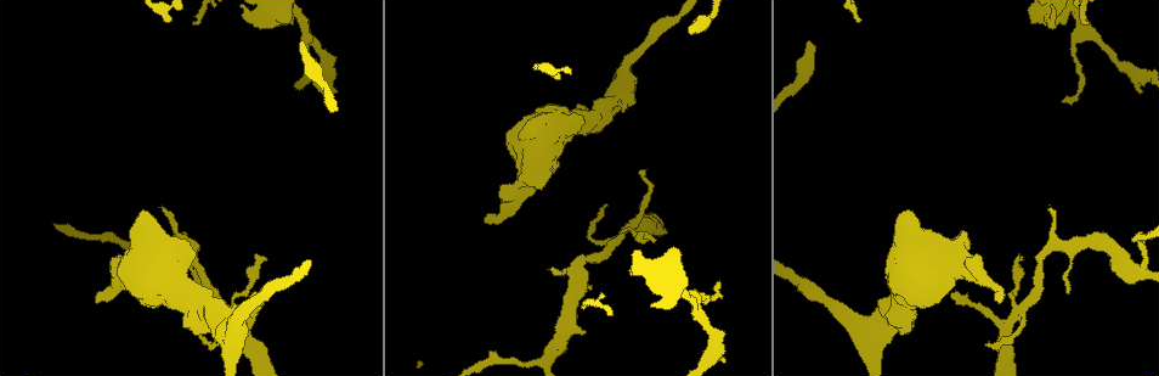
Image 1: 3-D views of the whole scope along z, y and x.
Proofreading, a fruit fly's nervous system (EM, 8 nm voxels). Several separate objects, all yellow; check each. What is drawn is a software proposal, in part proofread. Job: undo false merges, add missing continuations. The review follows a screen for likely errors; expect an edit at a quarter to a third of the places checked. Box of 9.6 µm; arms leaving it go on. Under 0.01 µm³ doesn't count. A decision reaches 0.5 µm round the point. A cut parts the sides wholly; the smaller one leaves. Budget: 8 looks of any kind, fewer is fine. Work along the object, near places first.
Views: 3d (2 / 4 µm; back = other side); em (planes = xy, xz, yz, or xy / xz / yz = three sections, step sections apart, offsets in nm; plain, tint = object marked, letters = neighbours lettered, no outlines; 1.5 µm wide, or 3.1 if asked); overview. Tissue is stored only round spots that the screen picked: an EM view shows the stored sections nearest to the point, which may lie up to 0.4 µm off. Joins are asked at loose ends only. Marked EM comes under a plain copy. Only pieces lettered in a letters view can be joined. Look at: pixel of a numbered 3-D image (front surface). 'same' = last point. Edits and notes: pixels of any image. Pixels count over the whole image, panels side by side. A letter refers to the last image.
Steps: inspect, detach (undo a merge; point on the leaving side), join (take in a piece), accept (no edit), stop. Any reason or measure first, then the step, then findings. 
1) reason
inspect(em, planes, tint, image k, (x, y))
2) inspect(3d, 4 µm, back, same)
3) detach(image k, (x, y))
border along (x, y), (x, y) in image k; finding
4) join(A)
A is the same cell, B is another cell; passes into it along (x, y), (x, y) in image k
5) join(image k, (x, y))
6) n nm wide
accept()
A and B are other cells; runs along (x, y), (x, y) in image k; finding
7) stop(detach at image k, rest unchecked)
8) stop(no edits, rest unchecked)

branch stops here
inspect(em, planes, letters, image 1, (1140, 92))

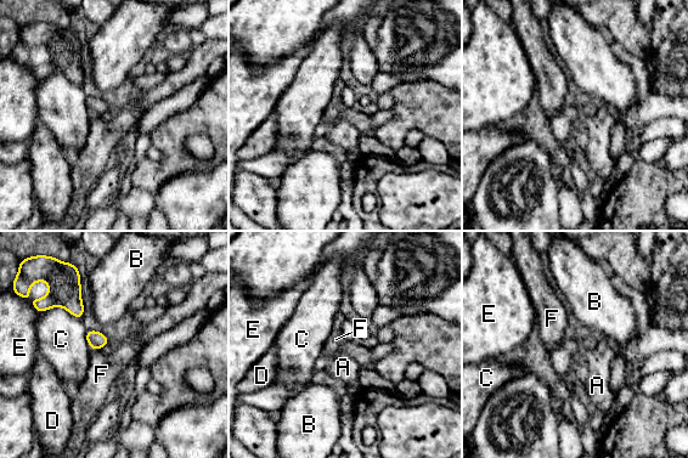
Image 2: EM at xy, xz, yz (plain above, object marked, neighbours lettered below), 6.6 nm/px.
accept()
A, B, C, D, E and F are other cells; none of them fits

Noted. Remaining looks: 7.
free end
inspect(em, planes, letters, image 1, (554, 268))

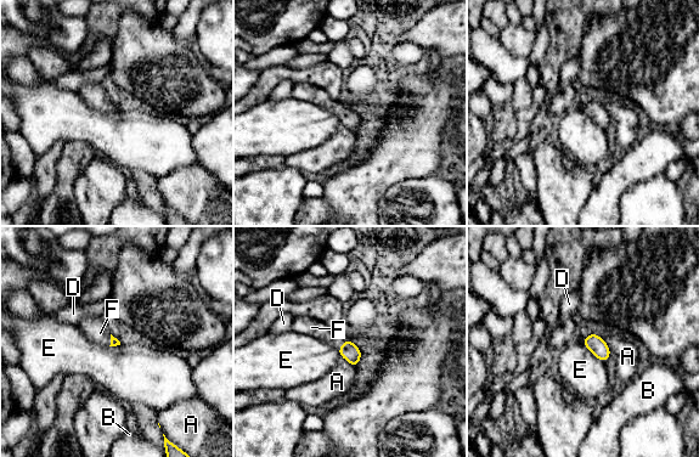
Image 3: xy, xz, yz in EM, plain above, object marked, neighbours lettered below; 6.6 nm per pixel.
join(F)
F is the same cell, A, B, D and E are other cells; passes into it along (349, 351), (343, 344), (311, 327) in image 3; the cell continues

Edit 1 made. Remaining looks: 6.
see it whole again
inspect(overview)

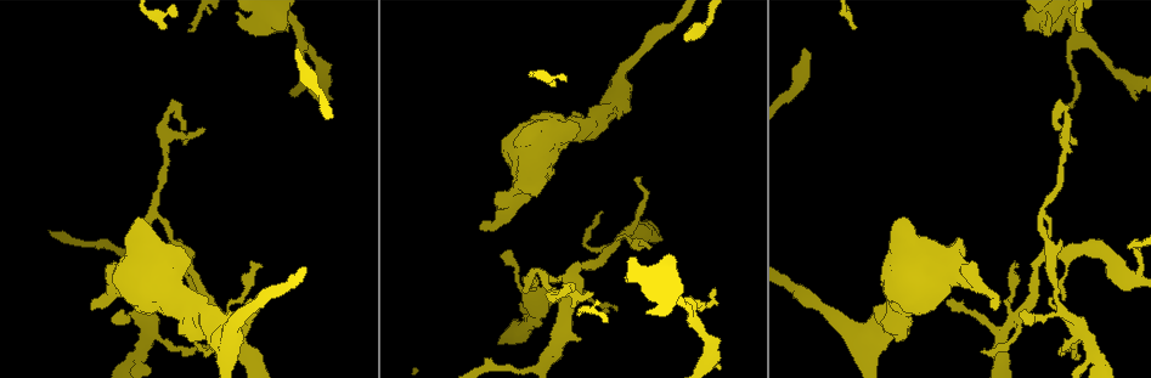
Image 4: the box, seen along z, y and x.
stops while still wide
inspect(3d, 4 µm, image 4, (184, 255))

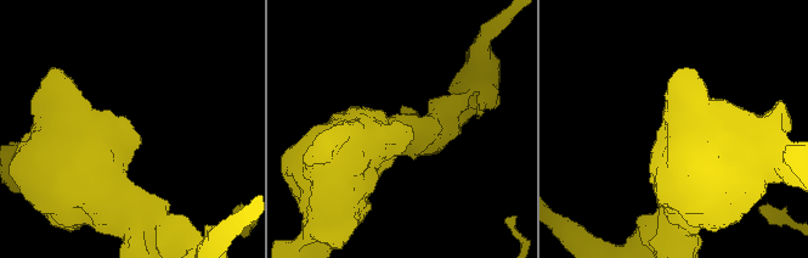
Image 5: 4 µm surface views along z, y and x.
inspect(em, planes, letters, image 5, (134, 127))

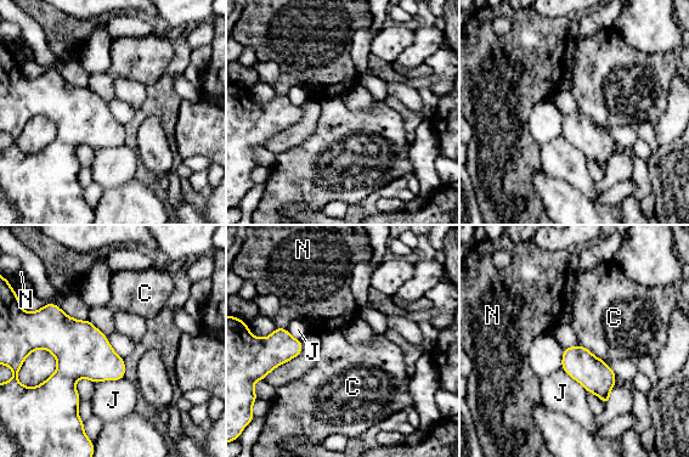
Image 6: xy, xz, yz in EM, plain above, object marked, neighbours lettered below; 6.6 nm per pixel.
220 nm wide; J touches over 220 nm
accept()
C, J and N are other cells; none of them fits

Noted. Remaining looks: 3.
stop(join at image 3, rest unchecked)

